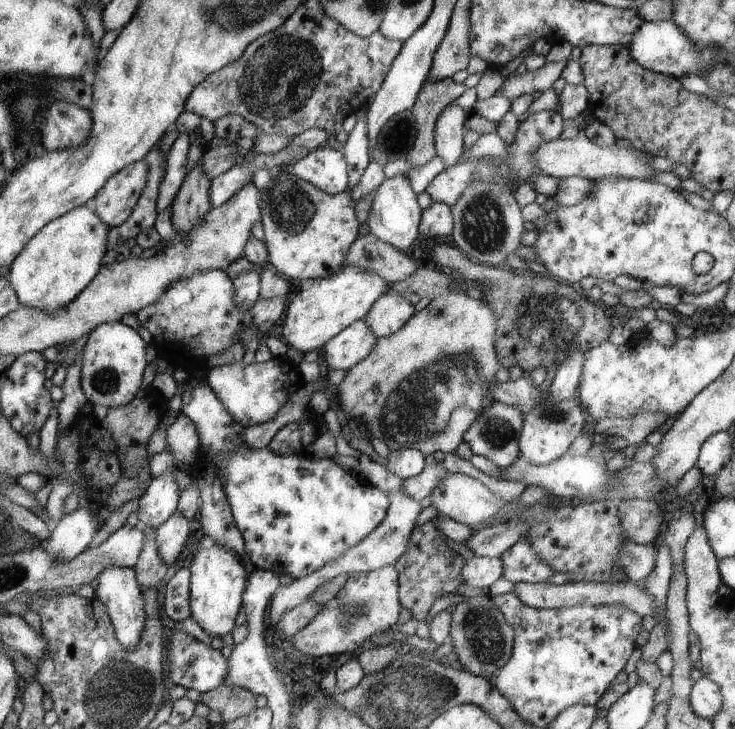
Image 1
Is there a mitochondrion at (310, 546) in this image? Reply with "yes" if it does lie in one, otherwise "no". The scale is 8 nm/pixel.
no

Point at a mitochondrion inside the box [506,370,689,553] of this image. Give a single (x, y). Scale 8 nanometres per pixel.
(551, 414)

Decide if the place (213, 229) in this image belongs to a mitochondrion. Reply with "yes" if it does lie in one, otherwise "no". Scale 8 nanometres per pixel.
no

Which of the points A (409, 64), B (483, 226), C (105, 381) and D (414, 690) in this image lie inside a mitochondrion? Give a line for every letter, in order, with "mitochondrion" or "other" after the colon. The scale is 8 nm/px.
A: other
B: mitochondrion
C: mitochondrion
D: mitochondrion

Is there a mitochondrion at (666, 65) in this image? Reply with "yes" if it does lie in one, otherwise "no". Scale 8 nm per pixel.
no

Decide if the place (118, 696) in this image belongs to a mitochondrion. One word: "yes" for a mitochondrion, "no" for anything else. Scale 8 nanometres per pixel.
yes

